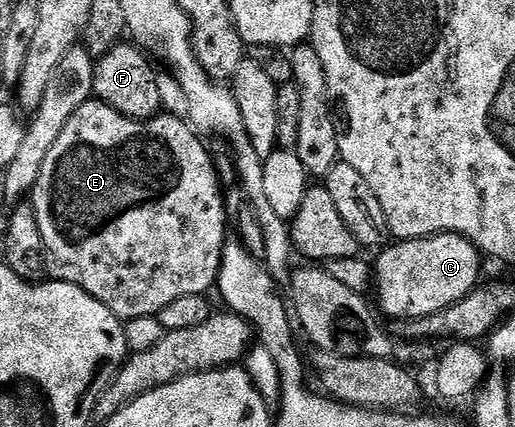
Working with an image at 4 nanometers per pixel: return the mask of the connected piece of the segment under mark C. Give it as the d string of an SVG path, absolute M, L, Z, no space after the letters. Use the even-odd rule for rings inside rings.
M437 232L435 236L422 236L418 240L399 240L383 247L378 254L378 261L372 264L372 288L378 291L381 315L390 316L391 321L436 314L463 300L480 284L478 275L482 272L483 253L468 238L454 232Z

